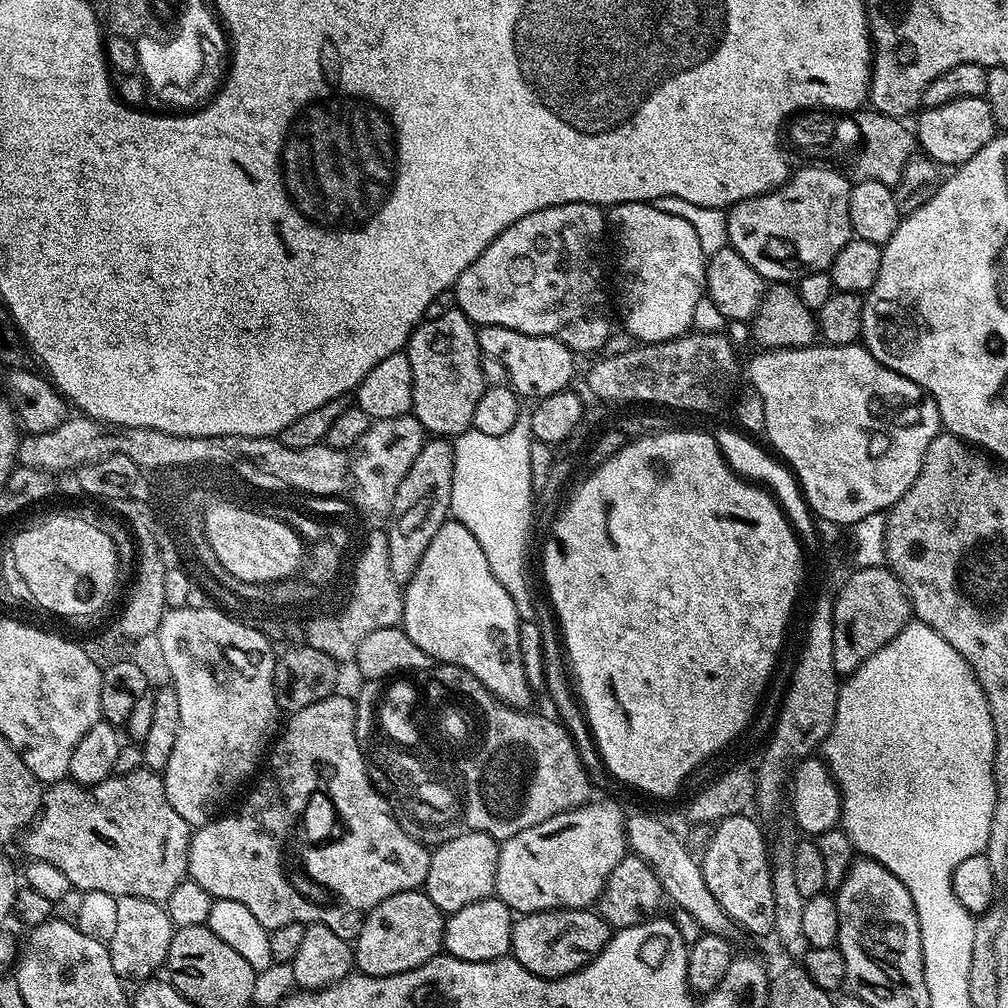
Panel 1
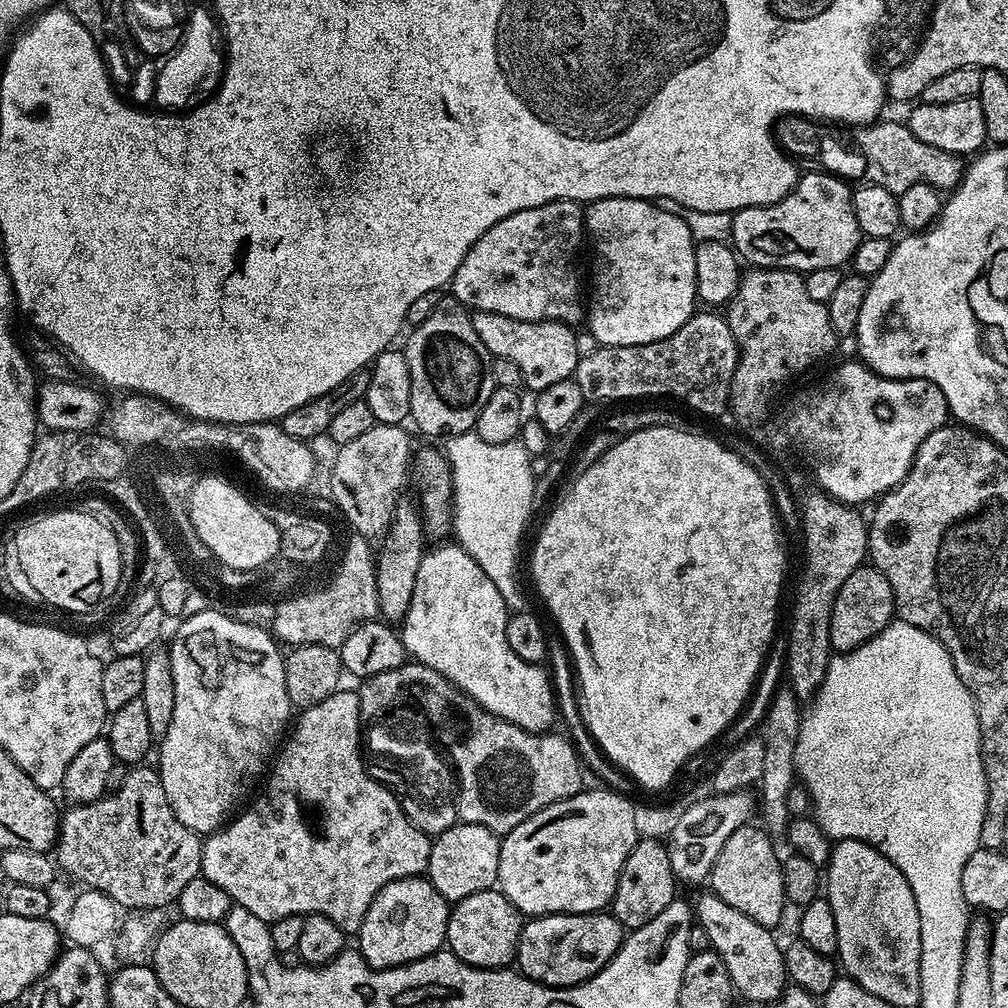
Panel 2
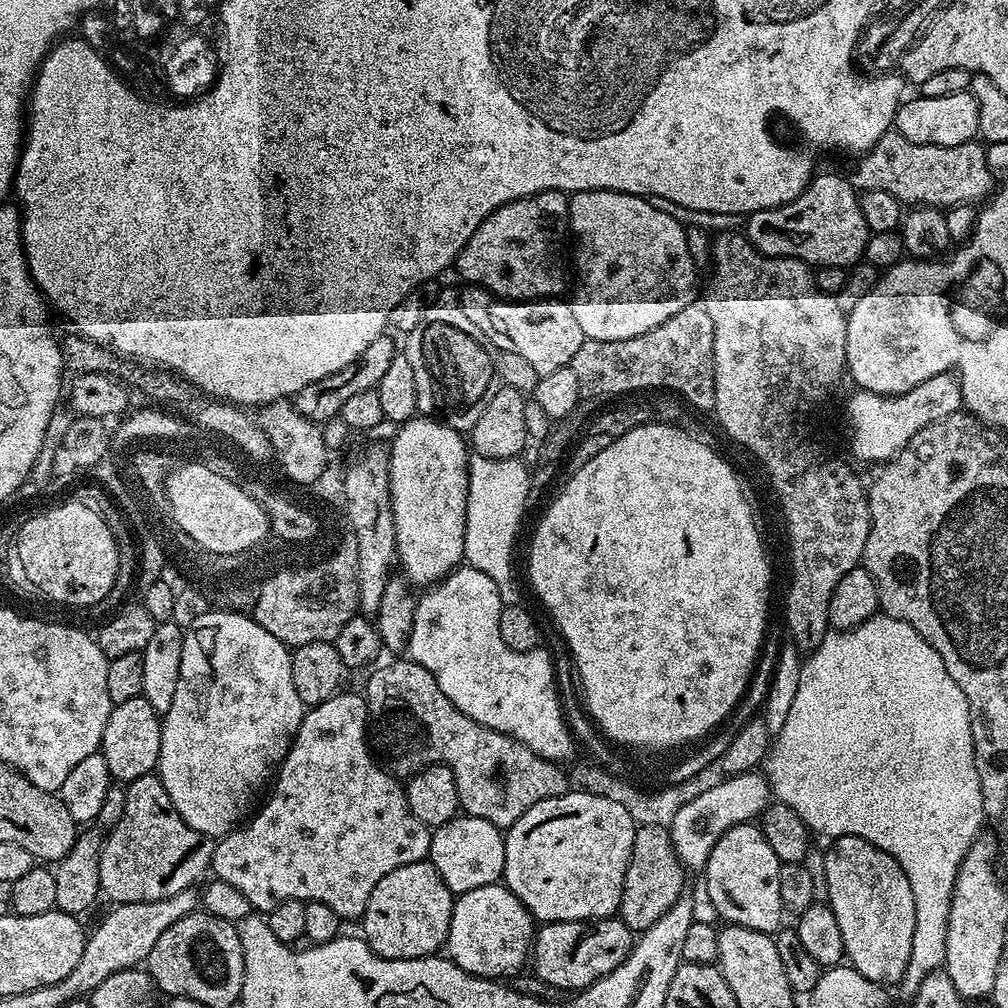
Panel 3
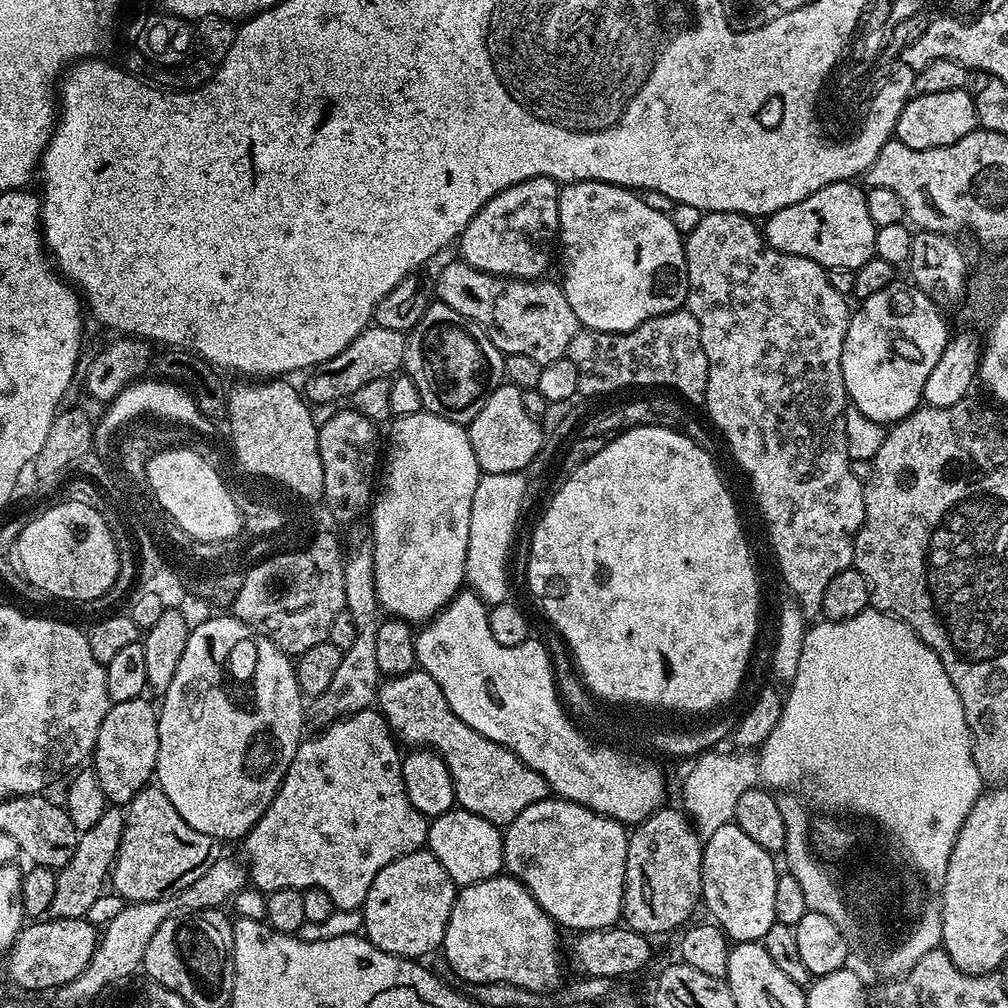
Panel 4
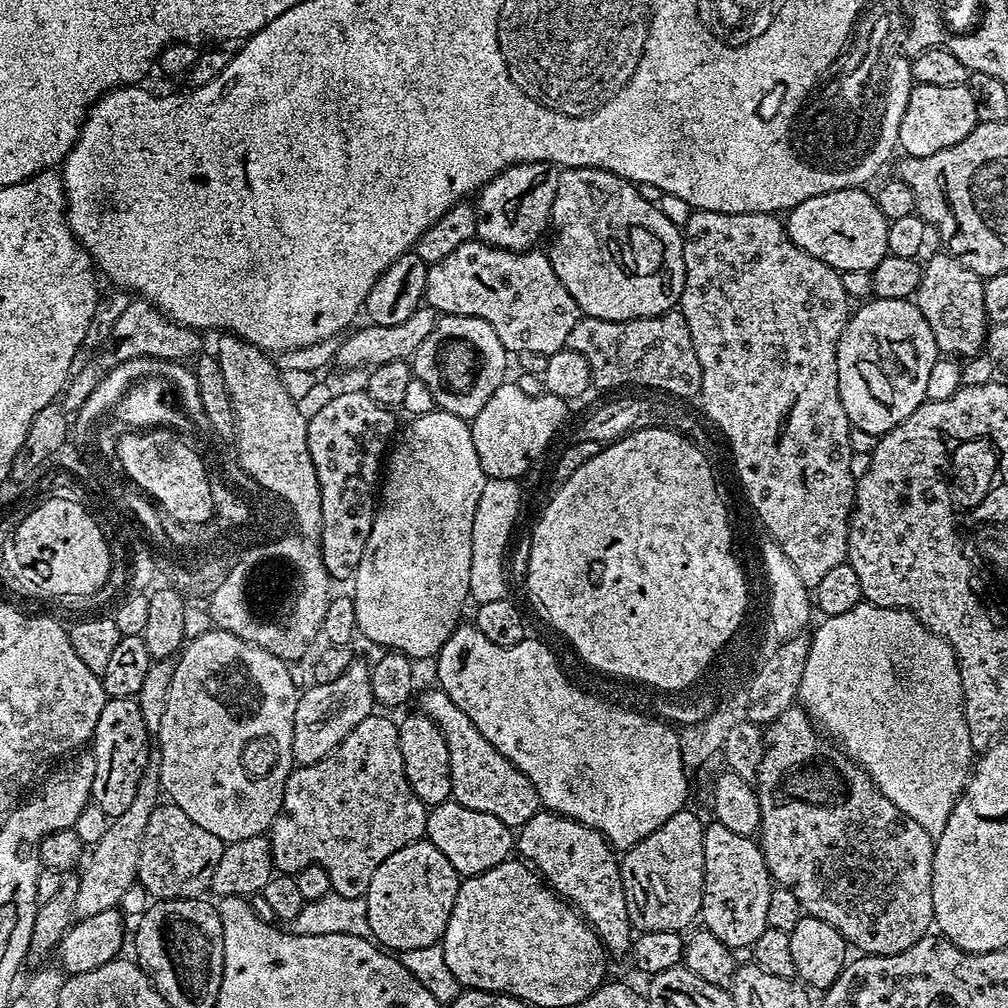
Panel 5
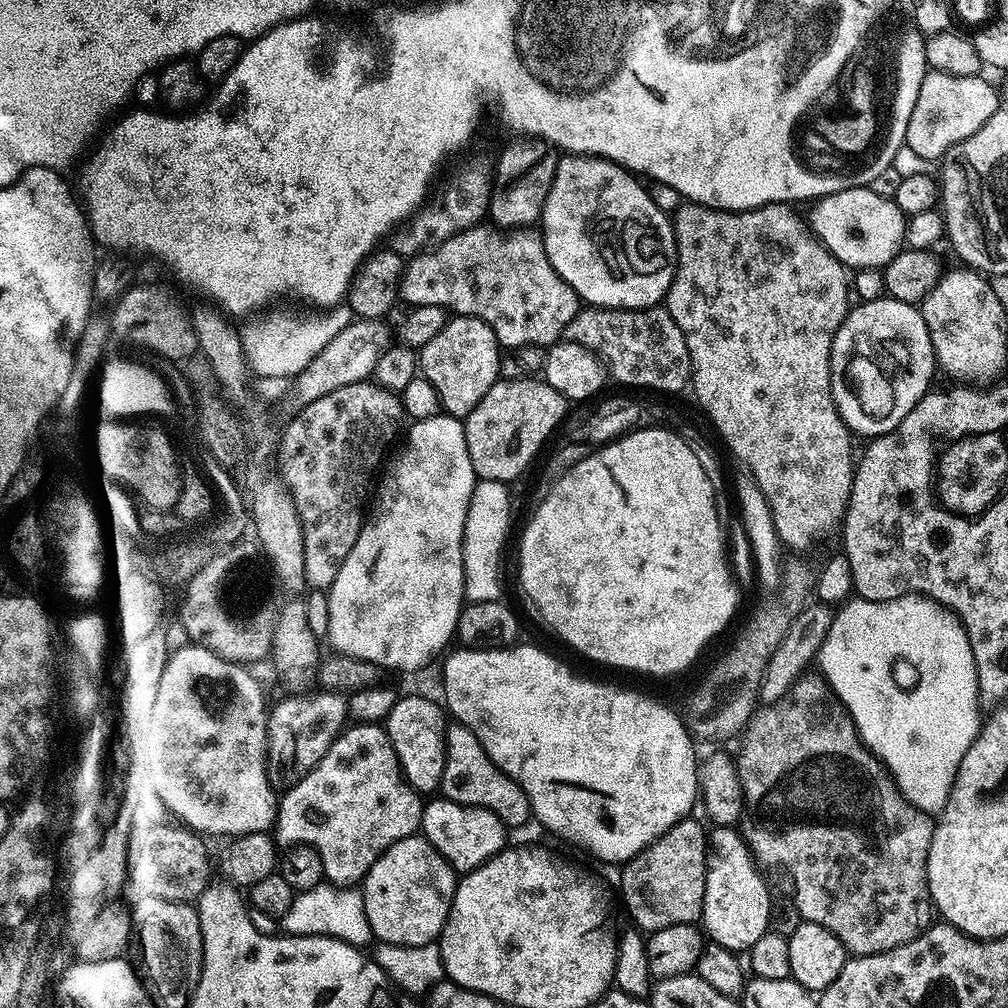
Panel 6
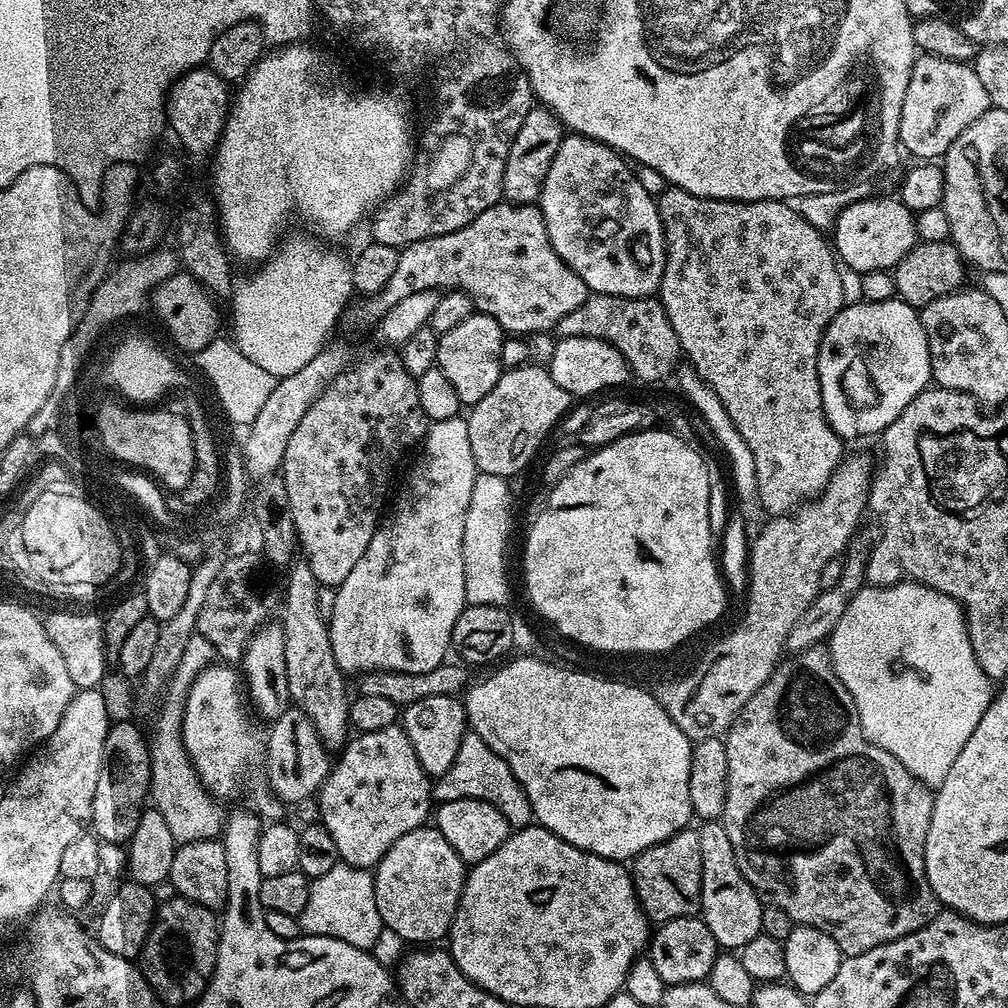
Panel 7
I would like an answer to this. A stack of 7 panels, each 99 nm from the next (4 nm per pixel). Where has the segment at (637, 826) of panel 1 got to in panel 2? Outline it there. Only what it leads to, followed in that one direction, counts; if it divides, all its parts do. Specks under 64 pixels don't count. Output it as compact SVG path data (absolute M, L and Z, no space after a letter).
M705 890L697 900L694 900L694 920L702 929L706 930L706 938L711 951L717 952L726 966L726 970L732 979L733 989L740 992L748 1000L753 1000L756 1004L771 1005L773 1000L777 1000L780 993L785 991L786 981L788 980L788 971L784 968L784 953L781 945L776 945L773 929L764 928L754 918L742 914L742 910L734 910L734 906L726 906L722 898L718 898L716 893L711 890Z

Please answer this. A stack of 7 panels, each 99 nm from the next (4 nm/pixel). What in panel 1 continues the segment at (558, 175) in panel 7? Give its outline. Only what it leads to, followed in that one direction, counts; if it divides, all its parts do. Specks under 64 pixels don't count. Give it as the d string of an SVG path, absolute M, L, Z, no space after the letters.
M630 202L629 204L615 205L607 213L607 223L616 231L616 260L620 263L620 304L624 307L624 328L623 331L631 336L633 341L645 344L657 344L663 340L673 340L676 336L683 336L685 332L693 327L695 307L700 299L706 296L705 276L707 274L706 257L702 250L702 242L698 242L698 234L694 234L694 226L686 222L686 218L678 218L678 214L666 214L659 206L652 202L639 204Z

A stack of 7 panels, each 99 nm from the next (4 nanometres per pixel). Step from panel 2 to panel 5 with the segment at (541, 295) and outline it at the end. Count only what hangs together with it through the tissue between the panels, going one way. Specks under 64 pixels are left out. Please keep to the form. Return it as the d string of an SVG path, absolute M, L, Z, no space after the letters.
M543 160L517 162L499 172L475 197L475 239L492 248L505 248L511 252L535 249L540 235L549 231L560 174L557 165L545 164Z

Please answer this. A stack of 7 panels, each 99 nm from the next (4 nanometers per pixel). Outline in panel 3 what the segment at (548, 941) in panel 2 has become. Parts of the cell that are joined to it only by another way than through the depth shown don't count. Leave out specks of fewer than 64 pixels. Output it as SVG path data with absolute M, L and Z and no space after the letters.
M616 916L601 920L549 921L543 923L533 937L532 970L551 989L565 988L568 994L572 994L618 970L632 953L633 943L632 929Z

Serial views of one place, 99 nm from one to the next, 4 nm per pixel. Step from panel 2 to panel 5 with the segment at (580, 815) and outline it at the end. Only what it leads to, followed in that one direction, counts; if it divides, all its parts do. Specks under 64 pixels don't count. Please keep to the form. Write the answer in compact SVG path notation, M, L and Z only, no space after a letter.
M541 810L518 830L514 848L557 896L567 900L584 917L585 924L594 929L611 955L612 952L616 956L629 955L634 929L626 910L620 860L601 832L556 812Z

